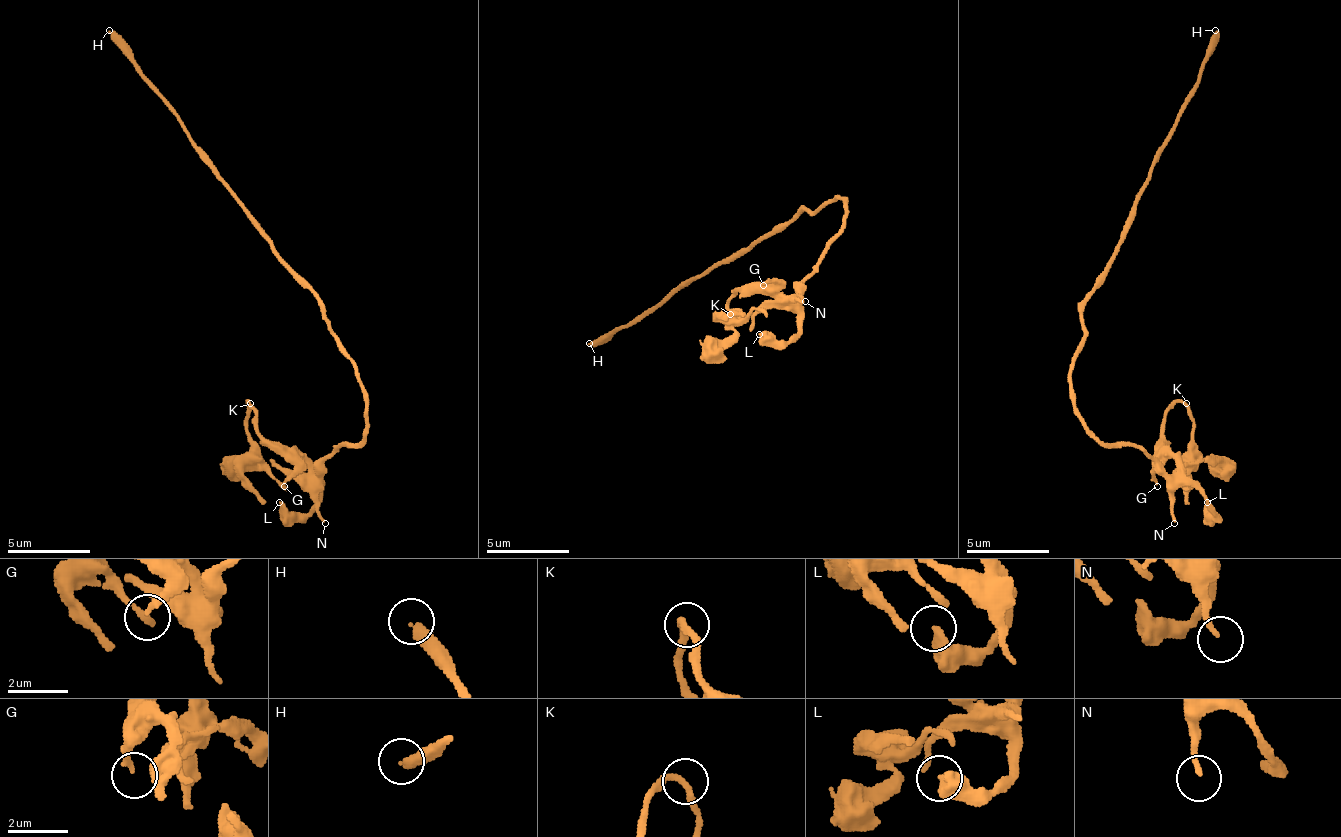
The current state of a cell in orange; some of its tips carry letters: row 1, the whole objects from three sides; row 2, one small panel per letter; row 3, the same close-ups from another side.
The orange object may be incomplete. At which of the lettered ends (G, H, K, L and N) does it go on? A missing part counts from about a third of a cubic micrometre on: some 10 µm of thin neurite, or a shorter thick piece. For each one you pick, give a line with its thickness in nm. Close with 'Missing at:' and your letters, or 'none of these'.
H: 360 nm
Missing at: H

